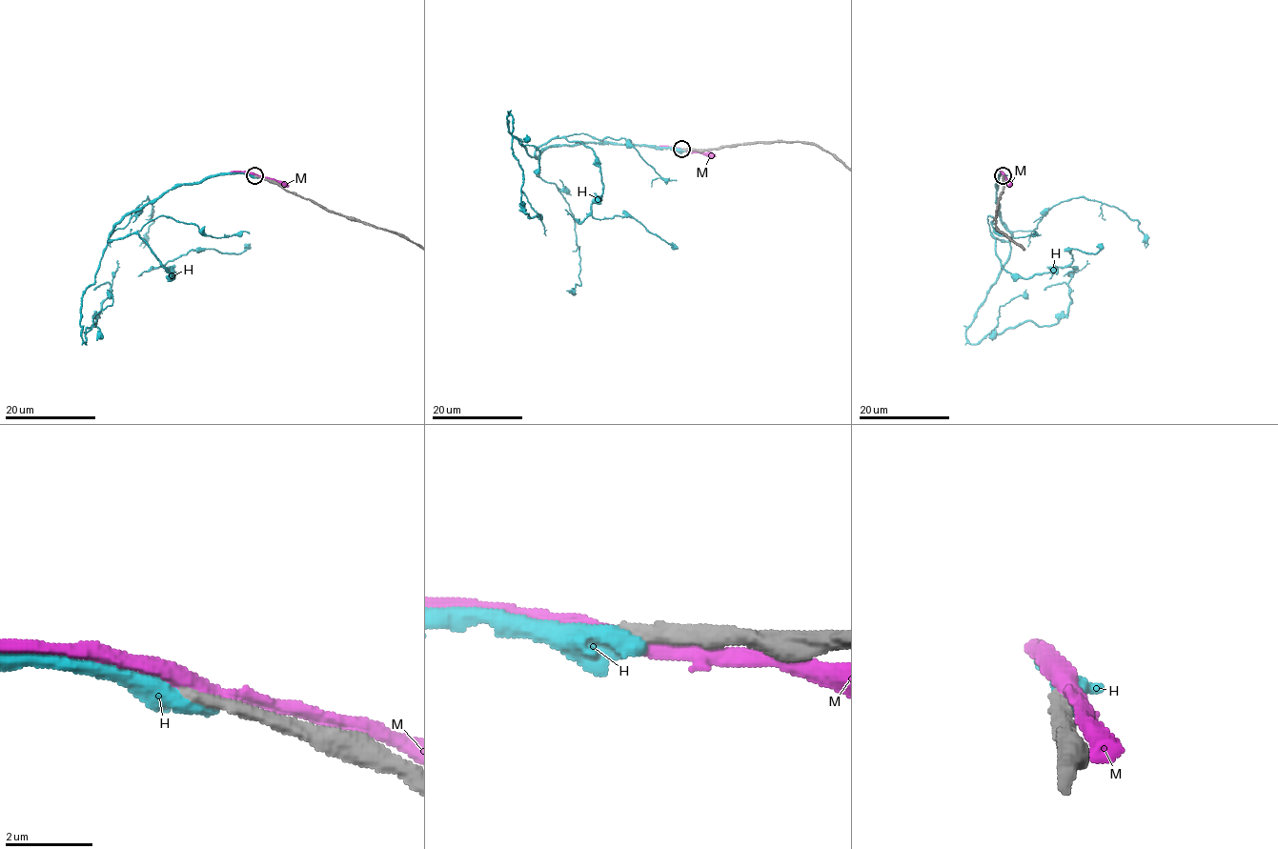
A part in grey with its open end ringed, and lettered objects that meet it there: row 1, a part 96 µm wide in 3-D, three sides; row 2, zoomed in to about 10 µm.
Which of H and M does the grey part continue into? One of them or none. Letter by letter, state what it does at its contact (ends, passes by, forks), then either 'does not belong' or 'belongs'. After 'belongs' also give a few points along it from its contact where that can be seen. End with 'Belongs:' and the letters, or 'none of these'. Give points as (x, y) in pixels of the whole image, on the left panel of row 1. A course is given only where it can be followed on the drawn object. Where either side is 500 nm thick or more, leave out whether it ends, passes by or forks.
H: does not belong
M: it passes by | does not belong
Belongs: none of these

